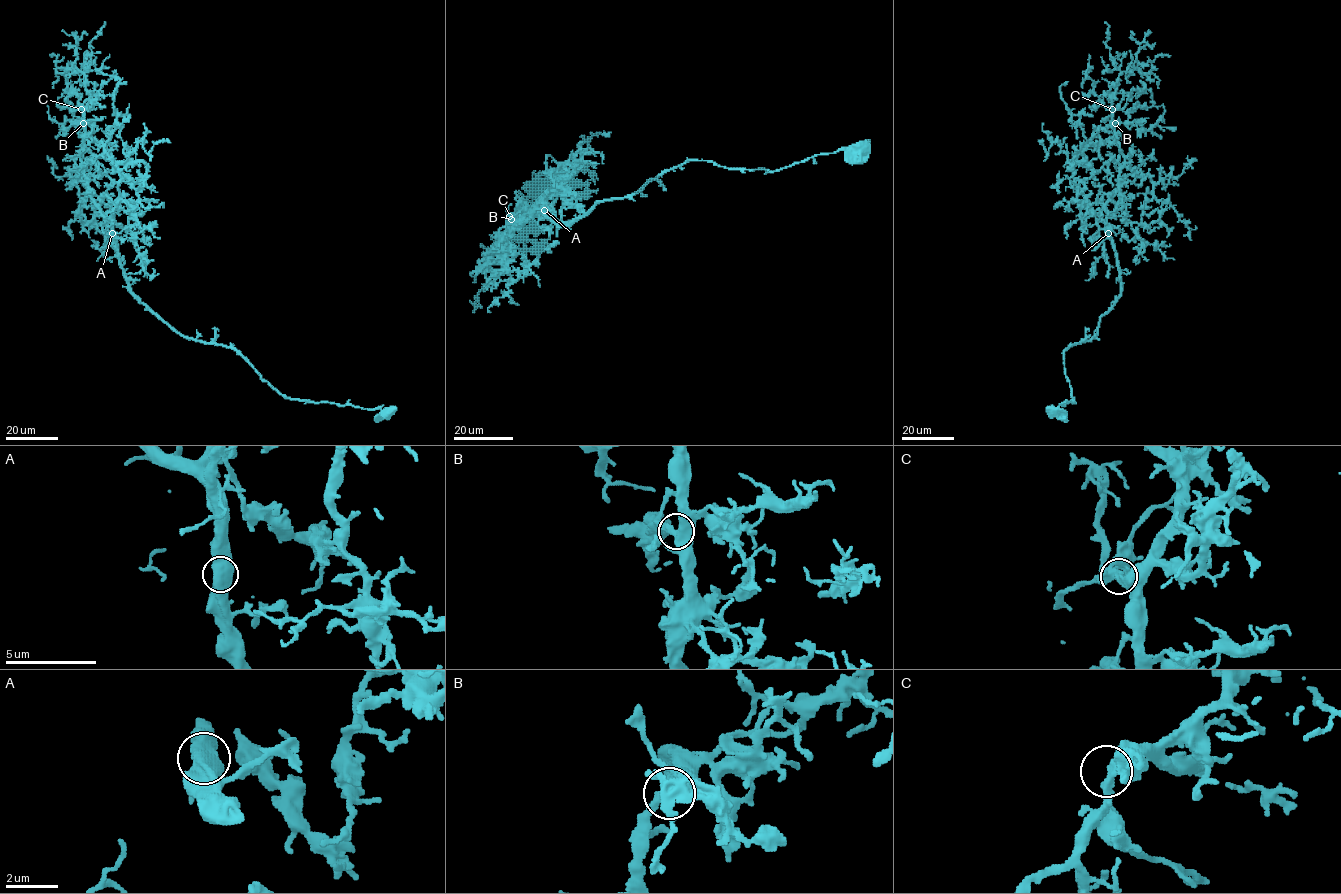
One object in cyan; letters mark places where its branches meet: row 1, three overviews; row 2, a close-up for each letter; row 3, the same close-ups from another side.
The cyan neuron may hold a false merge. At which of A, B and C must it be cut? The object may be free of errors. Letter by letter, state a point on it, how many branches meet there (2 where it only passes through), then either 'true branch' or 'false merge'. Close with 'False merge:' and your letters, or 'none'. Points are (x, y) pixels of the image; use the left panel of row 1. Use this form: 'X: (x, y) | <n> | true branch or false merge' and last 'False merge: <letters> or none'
A: (112, 233) | 2 | true branch
B: (83, 123) | 2 | true branch
C: (81, 109) | 2 | true branch
False merge: none

